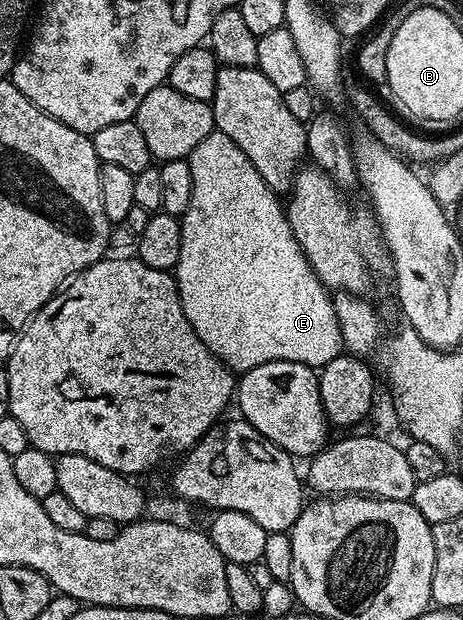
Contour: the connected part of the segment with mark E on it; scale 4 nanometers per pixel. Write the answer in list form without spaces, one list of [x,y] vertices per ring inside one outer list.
[[[216,131],[210,133],[205,139],[201,139],[201,143],[197,143],[189,160],[193,171],[193,199],[189,203],[189,211],[185,211],[181,218],[181,259],[175,264],[173,276],[175,285],[179,288],[179,298],[181,307],[185,311],[185,319],[189,319],[189,327],[193,327],[193,331],[197,331],[197,339],[201,339],[201,343],[205,343],[205,347],[209,347],[213,356],[221,359],[228,369],[239,375],[247,373],[253,367],[261,367],[261,363],[273,363],[274,361],[305,363],[314,370],[328,365],[345,349],[341,327],[337,323],[335,302],[332,294],[321,283],[321,279],[317,279],[317,275],[313,271],[309,259],[305,259],[297,239],[293,239],[287,210],[280,194],[267,186],[265,179],[261,179],[261,175],[257,175],[257,167],[253,167],[253,163],[249,163],[249,155],[245,155],[245,151],[241,151],[241,147],[237,147],[237,143],[233,143],[233,139],[229,139],[229,135],[224,133]]]

